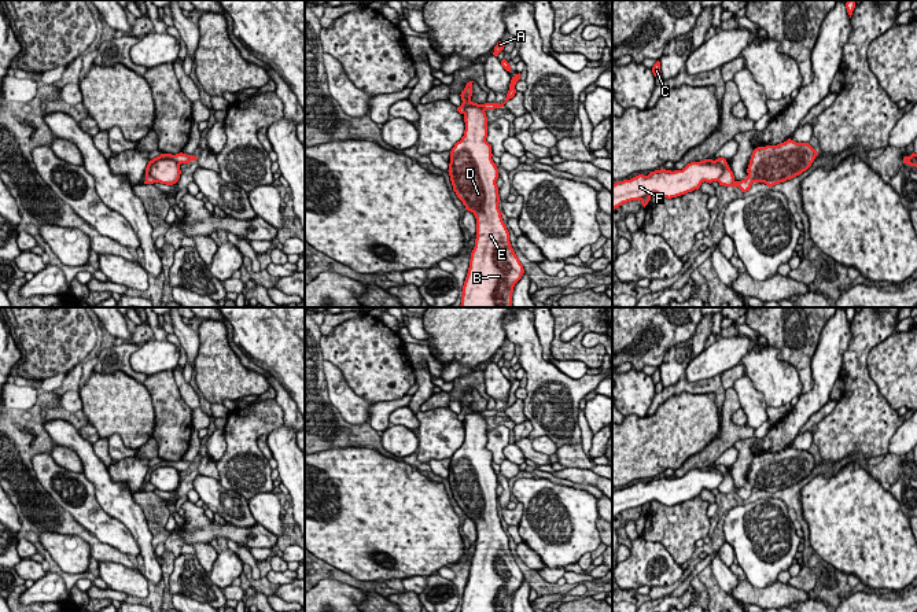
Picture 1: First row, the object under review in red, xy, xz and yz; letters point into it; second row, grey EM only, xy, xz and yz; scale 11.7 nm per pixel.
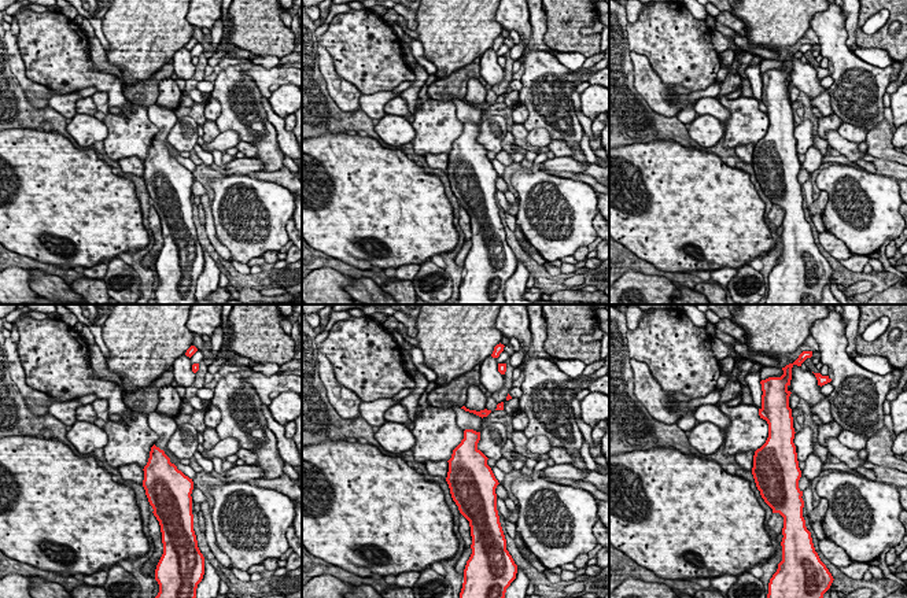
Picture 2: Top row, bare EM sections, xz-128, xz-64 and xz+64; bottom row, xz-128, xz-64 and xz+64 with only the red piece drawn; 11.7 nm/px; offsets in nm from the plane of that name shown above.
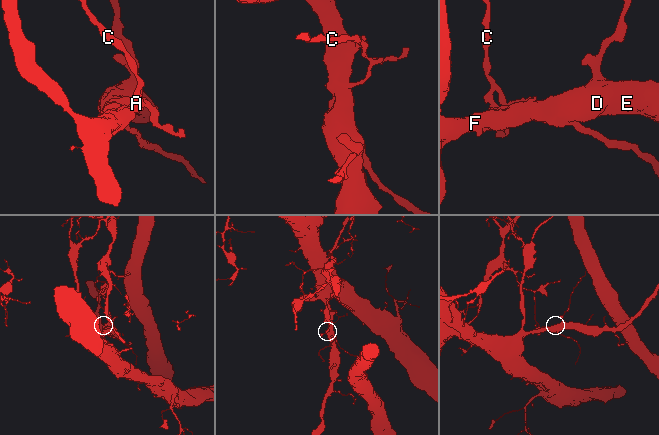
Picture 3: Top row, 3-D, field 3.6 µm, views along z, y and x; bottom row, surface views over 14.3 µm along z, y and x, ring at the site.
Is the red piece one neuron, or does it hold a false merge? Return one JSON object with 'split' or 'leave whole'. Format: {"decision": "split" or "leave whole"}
{"decision": "split"}

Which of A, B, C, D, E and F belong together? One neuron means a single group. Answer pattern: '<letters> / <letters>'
A C / B D E F

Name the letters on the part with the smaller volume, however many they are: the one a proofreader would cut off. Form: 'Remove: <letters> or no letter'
Remove: A, C

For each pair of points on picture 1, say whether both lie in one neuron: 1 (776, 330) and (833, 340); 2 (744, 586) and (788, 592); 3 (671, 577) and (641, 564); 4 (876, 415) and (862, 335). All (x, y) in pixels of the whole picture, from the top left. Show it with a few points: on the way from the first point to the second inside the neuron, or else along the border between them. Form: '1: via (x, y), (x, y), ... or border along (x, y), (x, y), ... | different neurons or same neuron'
1: border along (827, 321), (810, 369) | different neurons
2: via (755, 594), (777, 594) | same neuron
3: via (662, 577), (649, 582), (644, 574) | same neuron
4: via (861, 395), (858, 387), (858, 354) | same neuron

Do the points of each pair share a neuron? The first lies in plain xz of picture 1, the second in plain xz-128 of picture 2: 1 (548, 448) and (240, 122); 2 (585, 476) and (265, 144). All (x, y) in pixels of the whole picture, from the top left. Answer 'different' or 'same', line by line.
1: different
2: different

